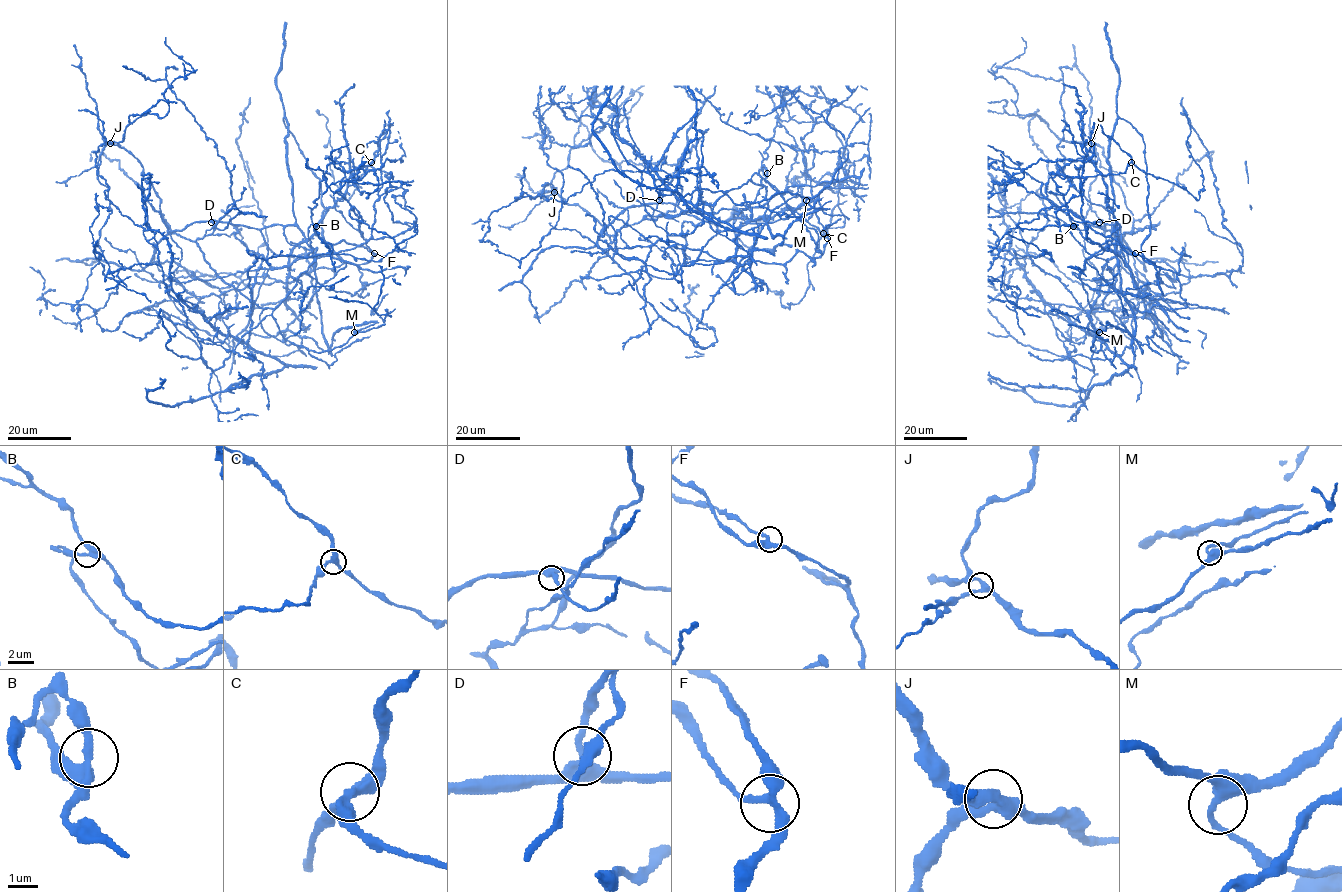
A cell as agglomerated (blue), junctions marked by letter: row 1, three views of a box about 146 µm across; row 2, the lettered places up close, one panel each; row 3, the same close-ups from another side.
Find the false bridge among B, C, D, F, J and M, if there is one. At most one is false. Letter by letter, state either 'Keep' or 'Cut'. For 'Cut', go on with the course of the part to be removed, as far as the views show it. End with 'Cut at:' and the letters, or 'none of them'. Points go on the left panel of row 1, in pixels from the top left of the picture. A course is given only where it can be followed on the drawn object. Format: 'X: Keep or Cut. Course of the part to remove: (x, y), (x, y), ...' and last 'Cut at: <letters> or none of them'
B: Keep
C: Keep
D: Keep
F: Keep
J: Keep
M: Keep
Cut at: none of them

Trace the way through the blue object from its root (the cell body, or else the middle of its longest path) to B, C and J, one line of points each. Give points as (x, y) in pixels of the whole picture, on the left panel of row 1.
B: (304, 272), (274, 308), (260, 308), (219, 277), (289, 266), (311, 250), (308, 227), (316, 226)
C: (304, 272), (316, 247), (300, 241), (290, 264), (371, 236), (378, 151), (393, 124), (371, 162)
J: (304, 272), (274, 308), (260, 308), (216, 273), (194, 242), (170, 230), (141, 164), (110, 143)

